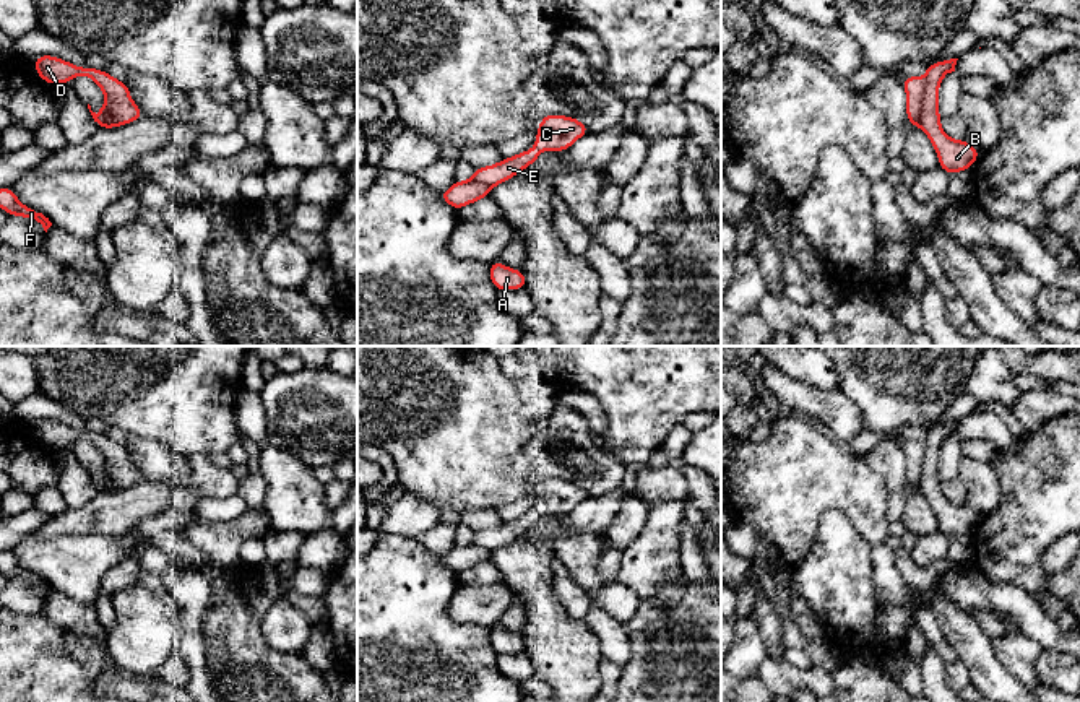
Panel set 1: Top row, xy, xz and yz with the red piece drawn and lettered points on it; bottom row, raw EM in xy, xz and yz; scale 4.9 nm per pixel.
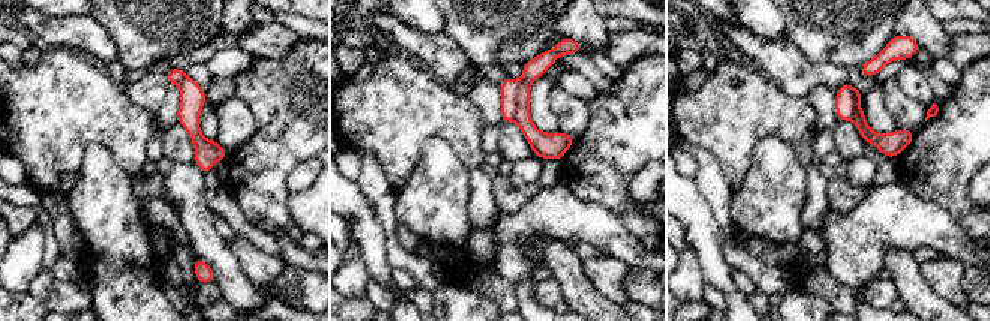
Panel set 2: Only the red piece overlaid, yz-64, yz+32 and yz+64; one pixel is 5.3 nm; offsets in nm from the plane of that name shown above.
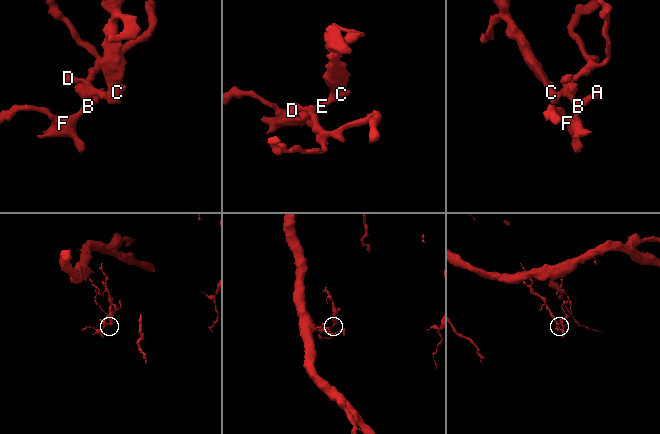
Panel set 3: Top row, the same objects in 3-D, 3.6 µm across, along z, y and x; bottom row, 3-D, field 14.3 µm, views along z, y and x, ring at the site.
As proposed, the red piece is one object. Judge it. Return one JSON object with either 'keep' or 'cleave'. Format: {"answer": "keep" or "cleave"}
{"answer": "cleave"}

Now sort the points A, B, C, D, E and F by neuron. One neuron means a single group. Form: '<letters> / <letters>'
A B F / C D E

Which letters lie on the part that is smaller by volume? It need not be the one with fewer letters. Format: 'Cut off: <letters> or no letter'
Cut off: C, D, E

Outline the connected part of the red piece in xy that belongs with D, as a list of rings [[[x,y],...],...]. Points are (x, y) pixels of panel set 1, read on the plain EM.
[[[47,418],[34,422],[34,432],[42,445],[54,450],[67,448],[76,440],[91,442],[102,453],[109,473],[120,489],[128,489],[145,481],[143,474],[132,463],[127,447],[110,440],[106,434],[78,431]]]

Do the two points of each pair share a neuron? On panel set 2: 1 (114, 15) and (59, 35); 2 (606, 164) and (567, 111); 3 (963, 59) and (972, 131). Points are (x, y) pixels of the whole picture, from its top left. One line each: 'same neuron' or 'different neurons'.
1: different neurons
2: different neurons
3: different neurons

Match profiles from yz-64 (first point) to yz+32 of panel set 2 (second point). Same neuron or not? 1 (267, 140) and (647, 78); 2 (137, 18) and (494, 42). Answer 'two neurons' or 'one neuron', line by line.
1: one neuron
2: one neuron

